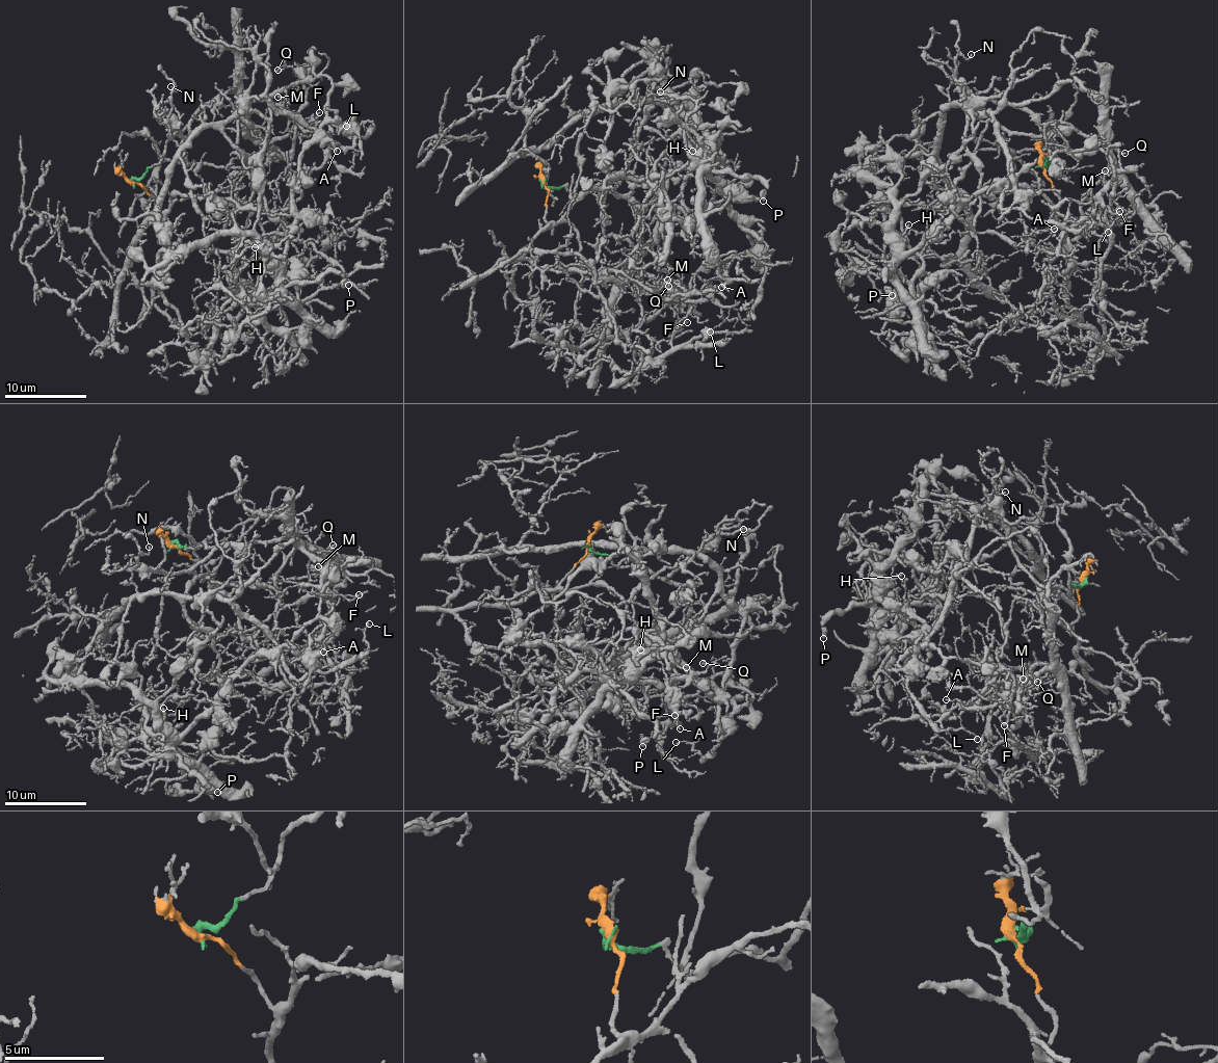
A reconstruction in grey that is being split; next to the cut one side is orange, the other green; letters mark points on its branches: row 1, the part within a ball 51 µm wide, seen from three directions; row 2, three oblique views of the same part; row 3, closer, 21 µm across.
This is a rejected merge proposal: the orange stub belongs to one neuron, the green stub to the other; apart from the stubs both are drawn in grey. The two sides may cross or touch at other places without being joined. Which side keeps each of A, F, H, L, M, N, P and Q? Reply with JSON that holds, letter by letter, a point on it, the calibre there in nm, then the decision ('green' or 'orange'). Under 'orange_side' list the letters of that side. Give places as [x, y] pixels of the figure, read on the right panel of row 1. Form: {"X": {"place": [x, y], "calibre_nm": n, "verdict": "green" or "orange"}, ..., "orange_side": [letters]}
{"A": {"place": [1054, 229], "calibre_nm": 80, "verdict": "green"}, "F": {"place": [1119, 211], "calibre_nm": 140, "verdict": "green"}, "H": {"place": [908, 224], "calibre_nm": 170, "verdict": "orange"}, "L": {"place": [1108, 232], "calibre_nm": 120, "verdict": "orange"}, "M": {"place": [1105, 170], "calibre_nm": 110, "verdict": "green"}, "N": {"place": [971, 54], "calibre_nm": 130, "verdict": "green"}, "P": {"place": [892, 295], "calibre_nm": 440, "verdict": "orange"}, "Q": {"place": [1124, 153], "calibre_nm": 140, "verdict": "green"}, "orange_side": ["H", "L", "P"]}

